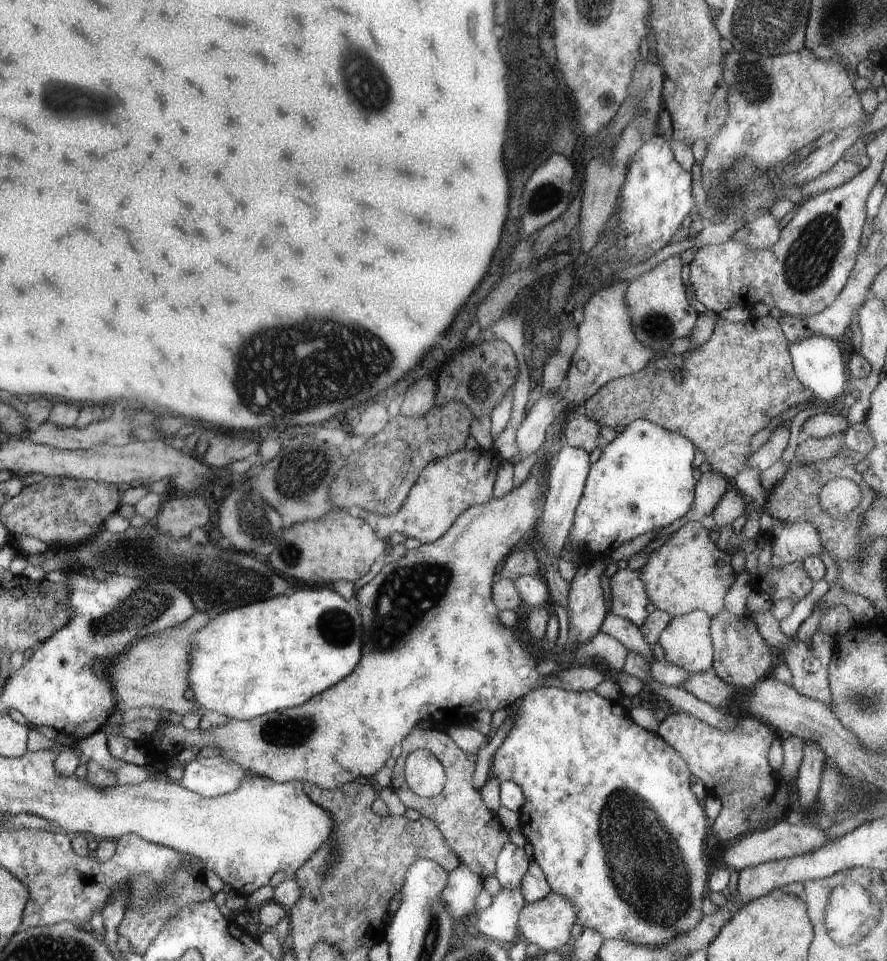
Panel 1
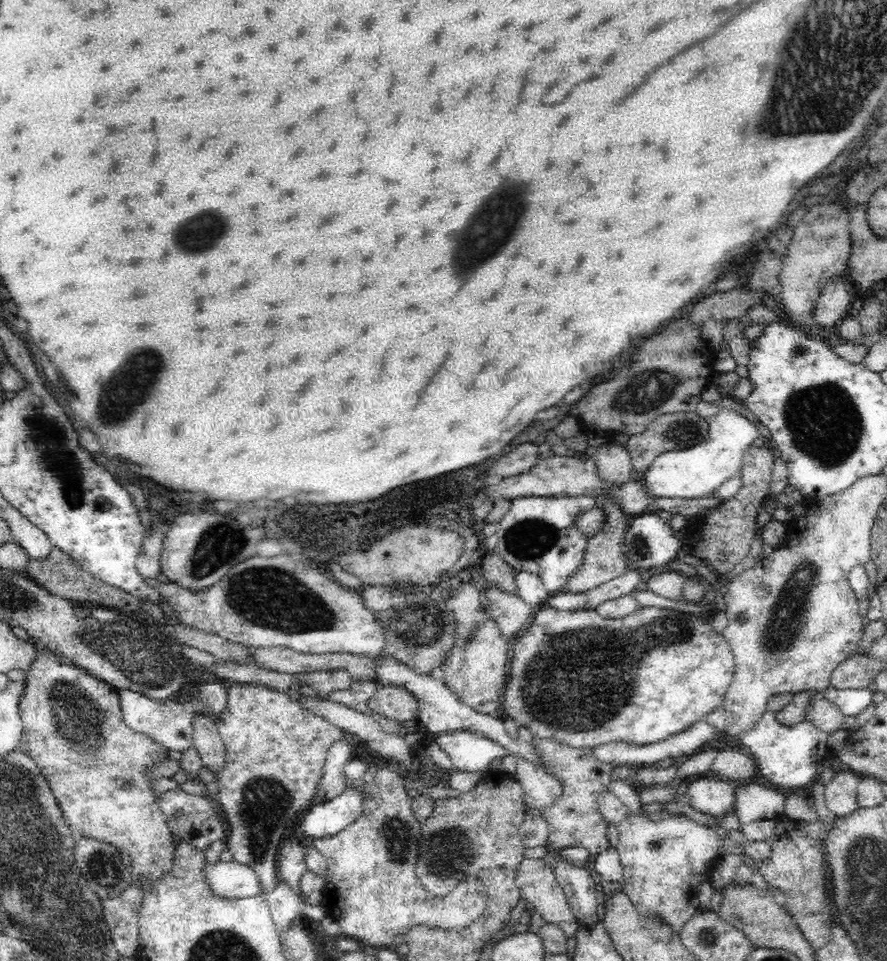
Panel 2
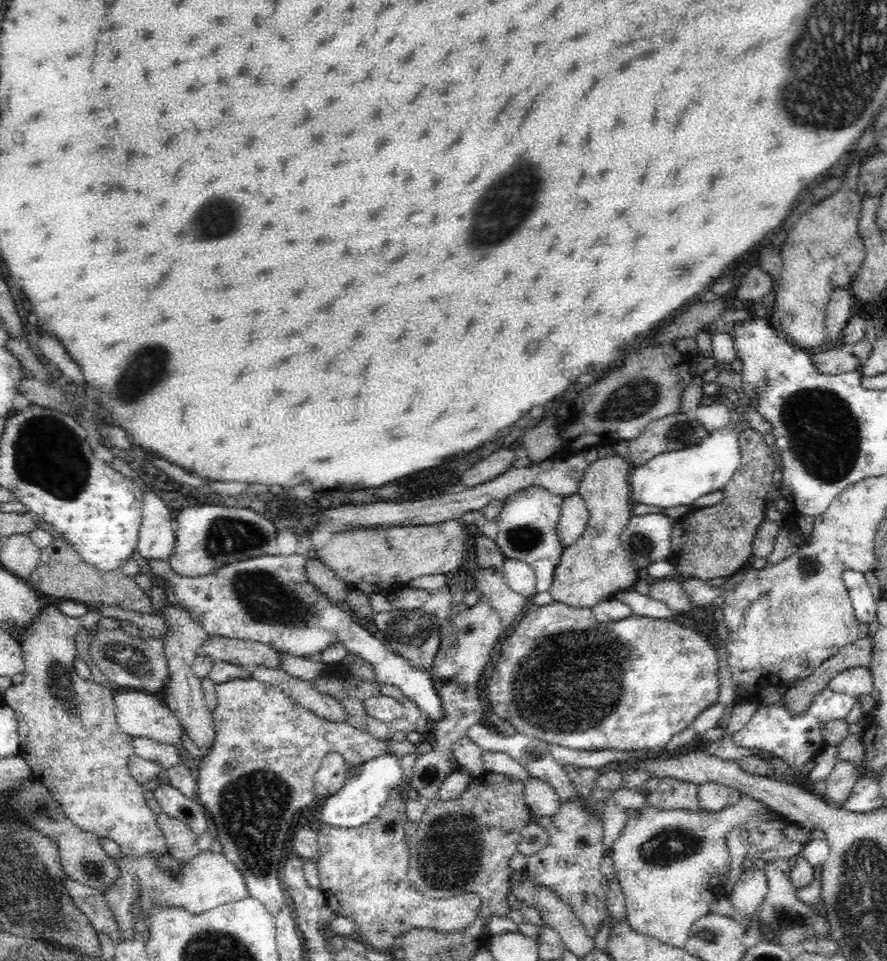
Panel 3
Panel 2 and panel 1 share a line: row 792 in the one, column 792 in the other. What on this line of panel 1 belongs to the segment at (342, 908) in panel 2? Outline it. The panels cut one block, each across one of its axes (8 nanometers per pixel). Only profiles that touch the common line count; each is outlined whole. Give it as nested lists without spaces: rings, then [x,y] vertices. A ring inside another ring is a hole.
[[[751,316],[745,322],[729,322],[719,318],[713,332],[707,338],[703,336],[701,346],[693,352],[687,350],[677,356],[651,360],[631,376],[609,380],[581,406],[581,412],[587,418],[595,420],[599,426],[617,428],[627,426],[633,420],[649,420],[651,424],[657,424],[667,432],[675,432],[687,438],[695,446],[695,450],[699,450],[705,456],[705,462],[711,466],[713,472],[731,482],[733,476],[739,474],[747,464],[751,436],[763,430],[771,422],[771,418],[779,416],[781,412],[793,406],[807,406],[807,402],[813,402],[813,396],[795,378],[789,342],[783,336],[779,322],[771,316]],[[675,372],[681,374],[679,382],[675,382]]]

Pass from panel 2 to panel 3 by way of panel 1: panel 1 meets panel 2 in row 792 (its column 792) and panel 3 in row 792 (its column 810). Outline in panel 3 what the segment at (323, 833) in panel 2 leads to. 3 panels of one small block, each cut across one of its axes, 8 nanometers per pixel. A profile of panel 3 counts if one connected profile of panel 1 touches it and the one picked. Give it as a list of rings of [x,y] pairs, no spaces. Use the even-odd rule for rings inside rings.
[[[392,754],[388,756],[378,756],[362,766],[358,766],[358,774],[352,778],[348,776],[346,784],[326,800],[324,808],[316,814],[318,822],[322,822],[322,828],[358,828],[358,826],[368,826],[374,818],[378,818],[384,802],[388,800],[388,796],[398,790],[398,786],[402,784],[402,768],[398,758],[394,758]]]

